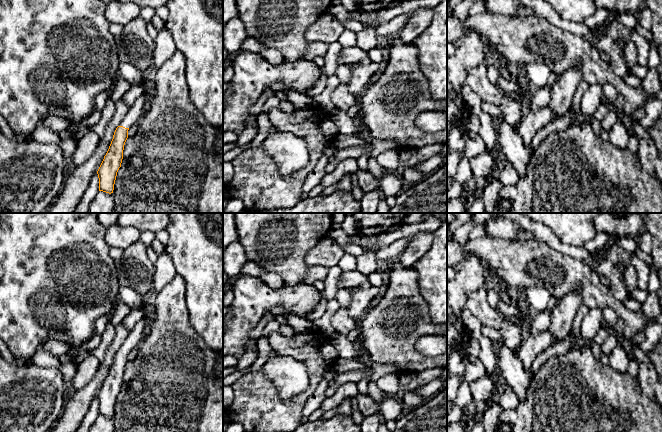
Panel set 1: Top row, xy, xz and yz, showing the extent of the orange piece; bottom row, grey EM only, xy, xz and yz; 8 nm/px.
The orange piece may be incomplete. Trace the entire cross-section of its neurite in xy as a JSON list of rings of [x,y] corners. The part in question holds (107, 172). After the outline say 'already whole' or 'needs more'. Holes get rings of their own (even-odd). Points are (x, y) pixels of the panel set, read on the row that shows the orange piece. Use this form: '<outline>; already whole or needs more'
[[[146,88],[145,92],[134,102],[125,118],[116,128],[109,149],[97,171],[99,178],[99,191],[113,193],[117,172],[121,167],[123,159],[123,150],[128,138],[129,128],[139,123],[144,116],[153,88]]]; needs more

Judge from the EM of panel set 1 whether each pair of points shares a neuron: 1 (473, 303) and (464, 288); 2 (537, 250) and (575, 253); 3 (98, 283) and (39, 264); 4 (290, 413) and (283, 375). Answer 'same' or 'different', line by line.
1: different
2: different
3: same
4: different

